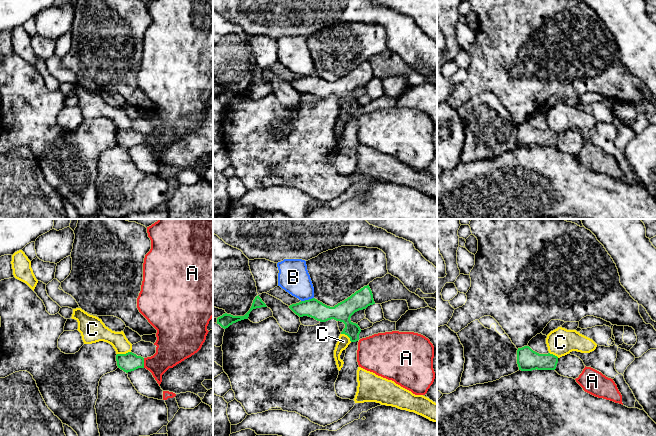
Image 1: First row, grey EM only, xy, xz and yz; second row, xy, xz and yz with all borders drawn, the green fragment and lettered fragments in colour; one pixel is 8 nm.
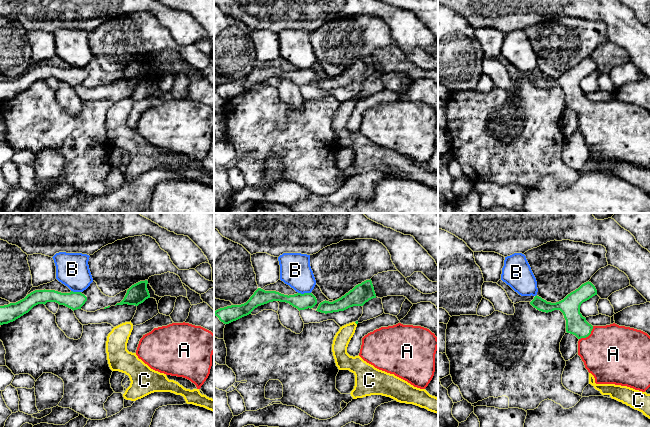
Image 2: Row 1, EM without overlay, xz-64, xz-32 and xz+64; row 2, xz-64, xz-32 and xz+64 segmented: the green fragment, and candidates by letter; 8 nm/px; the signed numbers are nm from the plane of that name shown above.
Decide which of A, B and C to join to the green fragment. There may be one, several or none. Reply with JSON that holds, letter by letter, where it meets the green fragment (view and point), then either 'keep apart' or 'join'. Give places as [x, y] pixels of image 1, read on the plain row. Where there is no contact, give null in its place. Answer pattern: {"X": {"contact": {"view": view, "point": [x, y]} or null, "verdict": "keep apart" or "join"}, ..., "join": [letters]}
{"A": {"contact": {"view": "xy", "point": [143, 139]}, "verdict": "join"}, "B": {"contact": {"view": "xz", "point": [307, 76]}, "verdict": "keep apart"}, "C": {"contact": {"view": "xy", "point": [123, 130]}, "verdict": "keep apart"}, "join": ["A"]}

